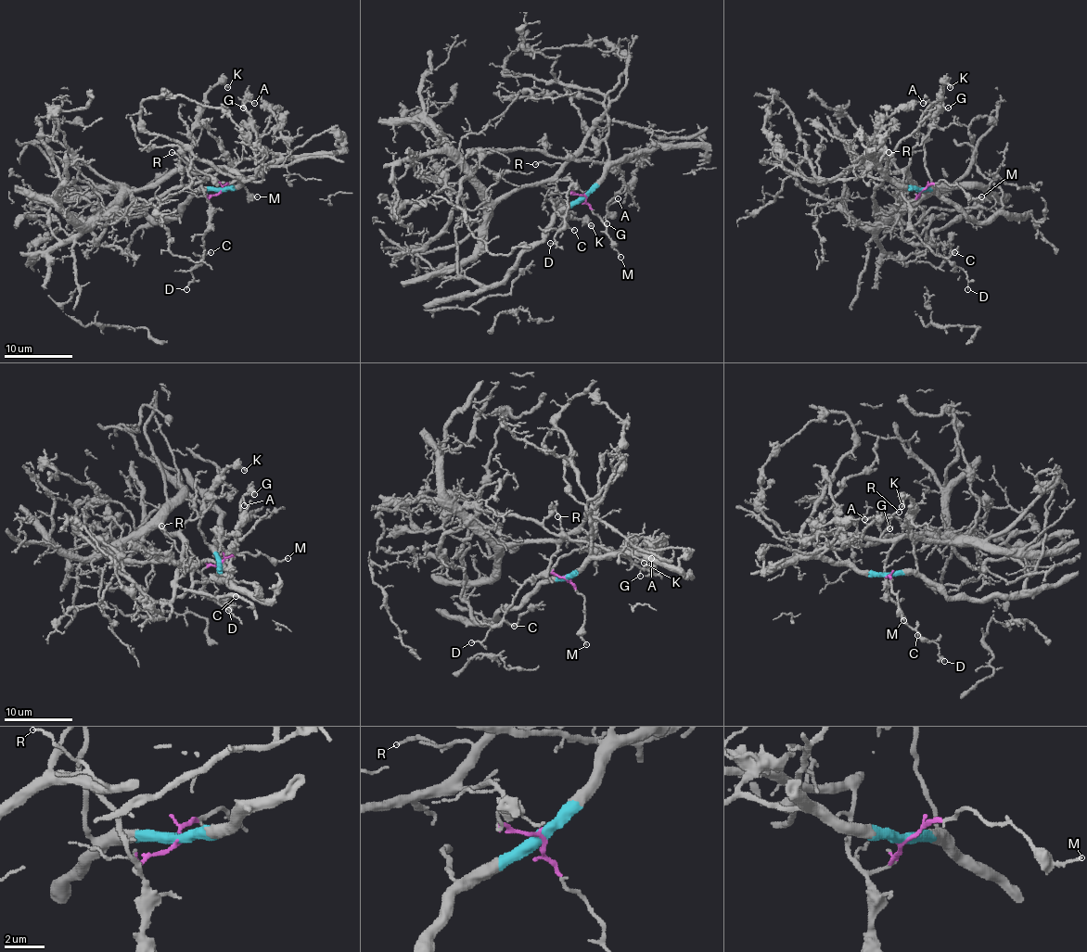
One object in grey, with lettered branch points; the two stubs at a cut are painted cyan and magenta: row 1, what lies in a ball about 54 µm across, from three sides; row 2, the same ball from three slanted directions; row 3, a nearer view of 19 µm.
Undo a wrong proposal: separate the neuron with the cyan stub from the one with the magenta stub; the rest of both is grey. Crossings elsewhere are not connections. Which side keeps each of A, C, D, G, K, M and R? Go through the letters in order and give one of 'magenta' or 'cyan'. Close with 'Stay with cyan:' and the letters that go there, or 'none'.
A: cyan
C: magenta
D: magenta
G: cyan
K: cyan
M: magenta
R: magenta
Stay with cyan: A, G, K

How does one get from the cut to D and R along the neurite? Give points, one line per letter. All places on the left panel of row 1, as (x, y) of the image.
D: (221, 190), (208, 202), (209, 228), (204, 234), (204, 251), (190, 271), (192, 281), (186, 289)
R: (221, 190), (208, 200), (202, 182), (196, 171), (172, 152)

